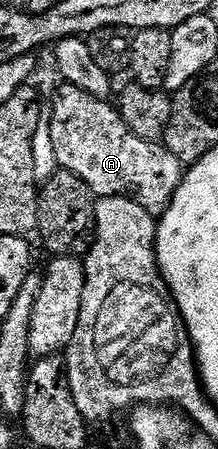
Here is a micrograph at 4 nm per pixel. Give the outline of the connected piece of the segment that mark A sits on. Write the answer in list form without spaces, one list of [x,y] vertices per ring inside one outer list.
[[[72,85],[62,88],[53,103],[53,112],[50,115],[48,112],[47,115],[47,121],[51,125],[51,145],[55,145],[58,168],[78,175],[92,189],[94,196],[124,195],[125,198],[143,205],[143,209],[147,209],[147,213],[154,217],[164,215],[179,189],[181,180],[185,178],[186,168],[179,161],[179,157],[175,157],[175,153],[168,151],[160,142],[131,133],[120,110],[114,104],[112,107],[111,104],[105,103],[109,101],[104,98]]]

